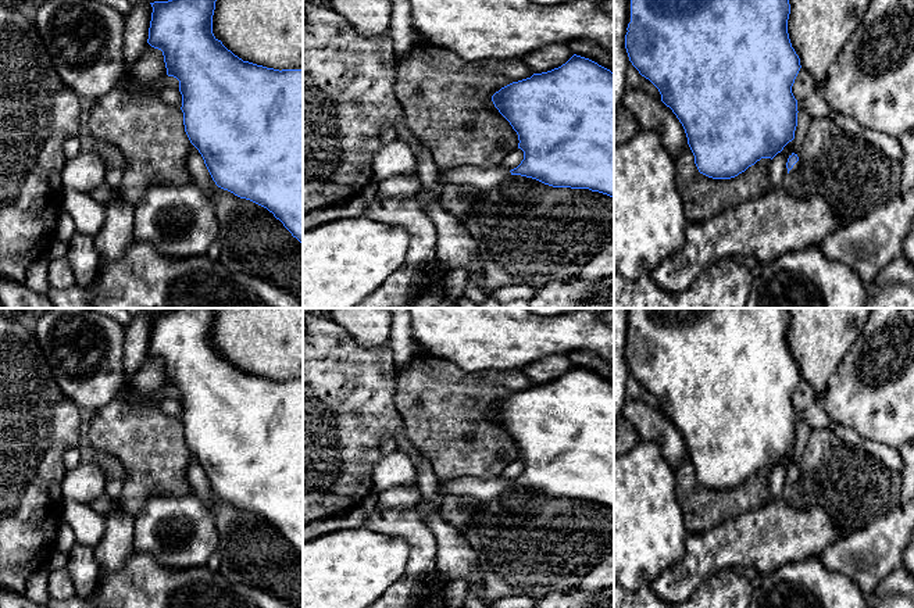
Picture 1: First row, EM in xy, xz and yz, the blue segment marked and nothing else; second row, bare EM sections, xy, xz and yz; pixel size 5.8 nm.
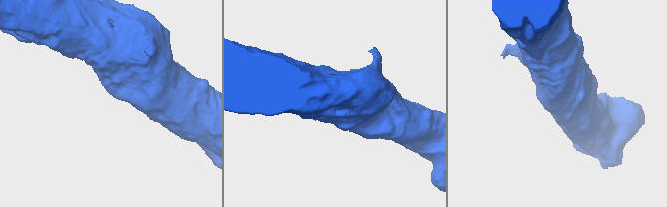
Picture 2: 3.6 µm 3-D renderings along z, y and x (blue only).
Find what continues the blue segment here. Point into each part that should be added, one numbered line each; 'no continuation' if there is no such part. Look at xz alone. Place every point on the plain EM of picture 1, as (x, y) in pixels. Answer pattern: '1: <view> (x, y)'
1: xz (410, 524)

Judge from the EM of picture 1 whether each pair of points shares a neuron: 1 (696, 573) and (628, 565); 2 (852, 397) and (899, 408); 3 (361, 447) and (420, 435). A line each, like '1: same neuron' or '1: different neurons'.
1: different neurons
2: same neuron
3: different neurons

